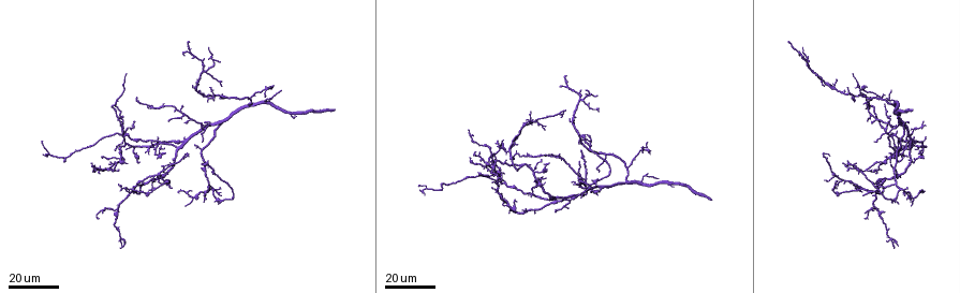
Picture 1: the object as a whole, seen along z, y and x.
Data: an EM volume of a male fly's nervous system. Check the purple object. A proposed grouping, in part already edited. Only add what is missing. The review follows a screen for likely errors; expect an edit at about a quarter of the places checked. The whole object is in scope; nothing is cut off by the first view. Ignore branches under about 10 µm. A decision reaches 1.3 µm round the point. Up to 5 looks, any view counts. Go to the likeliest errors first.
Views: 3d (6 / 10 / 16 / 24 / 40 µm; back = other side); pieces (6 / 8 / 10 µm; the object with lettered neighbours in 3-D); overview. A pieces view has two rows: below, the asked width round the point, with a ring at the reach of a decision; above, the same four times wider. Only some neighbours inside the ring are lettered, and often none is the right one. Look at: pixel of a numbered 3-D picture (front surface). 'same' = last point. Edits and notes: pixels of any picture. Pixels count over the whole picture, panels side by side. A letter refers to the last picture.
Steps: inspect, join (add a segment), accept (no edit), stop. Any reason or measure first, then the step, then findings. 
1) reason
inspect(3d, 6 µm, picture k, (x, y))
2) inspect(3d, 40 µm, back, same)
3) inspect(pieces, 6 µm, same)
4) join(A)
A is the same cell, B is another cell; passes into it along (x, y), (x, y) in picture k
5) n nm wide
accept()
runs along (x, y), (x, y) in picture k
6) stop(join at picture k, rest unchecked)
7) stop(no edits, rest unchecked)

branch stops here
inspect(3d, 16 µm, picture 1, (563, 75))

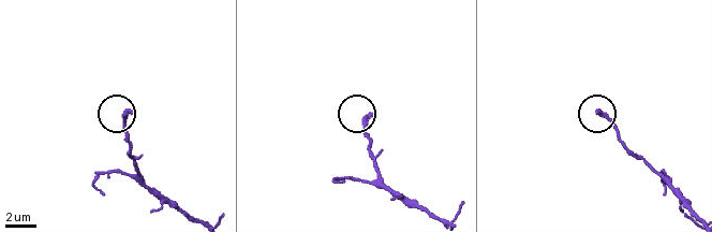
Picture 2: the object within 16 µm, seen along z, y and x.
what lies round it
inspect(pieces, 6 µm, picture 2, (373, 113))

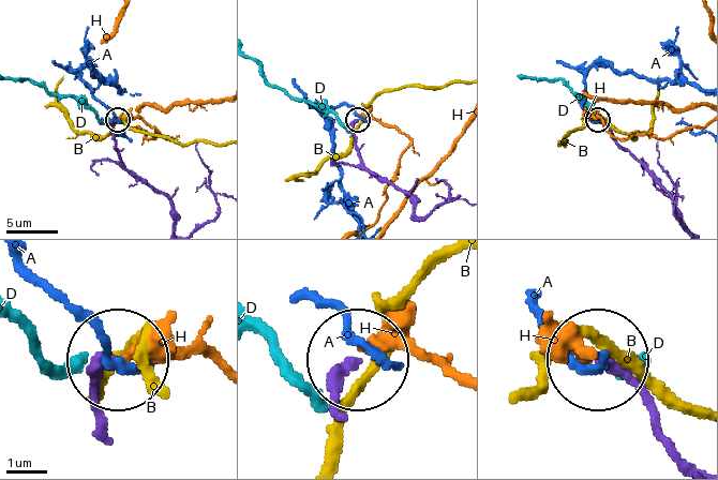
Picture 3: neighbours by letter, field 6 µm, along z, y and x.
250 nm wide
accept()
A, B, D and H are other cells; runs along (341, 415), (334, 387), (352, 360) in picture 3; none of them fits

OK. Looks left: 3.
thin end
inspect(3d, 24 µm, picture 1, (100, 158))

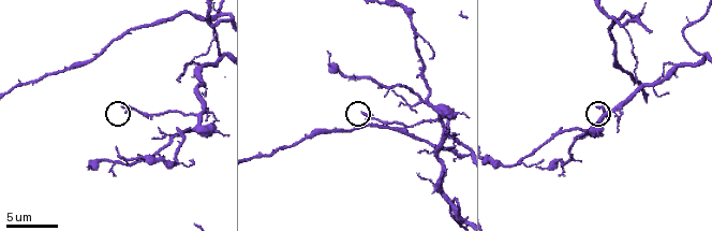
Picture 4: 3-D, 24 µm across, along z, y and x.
what lies round it
inspect(pieces, 10 µm, picture 4, (362, 114))

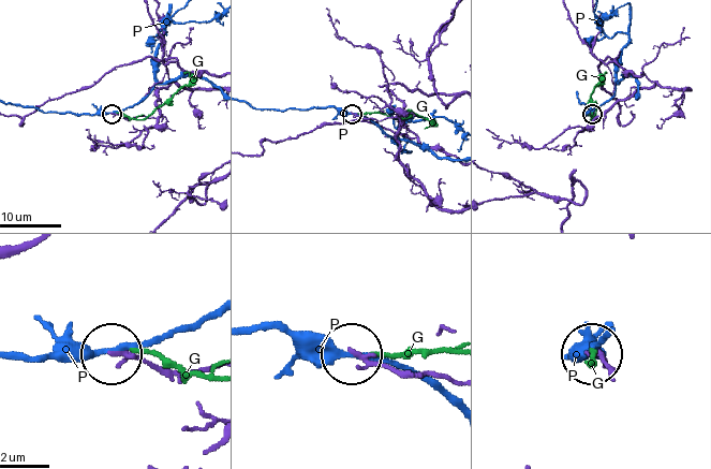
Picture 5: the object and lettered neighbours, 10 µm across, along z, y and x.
190 nm wide
accept()
G and P are other cells; runs along (450, 382), (396, 372), (354, 354) in picture 5; no lettered segment goes on from it

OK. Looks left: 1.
stop(no edits, rest unchecked)

